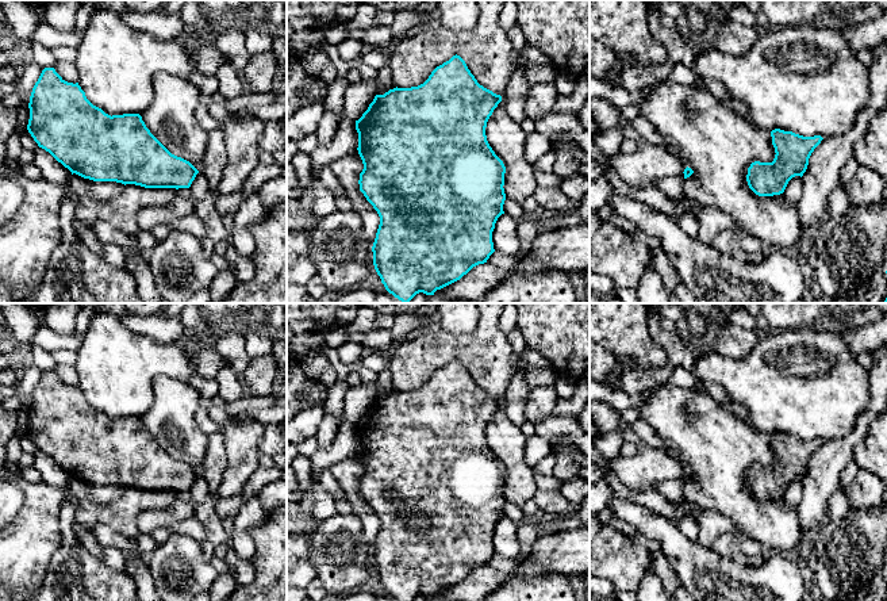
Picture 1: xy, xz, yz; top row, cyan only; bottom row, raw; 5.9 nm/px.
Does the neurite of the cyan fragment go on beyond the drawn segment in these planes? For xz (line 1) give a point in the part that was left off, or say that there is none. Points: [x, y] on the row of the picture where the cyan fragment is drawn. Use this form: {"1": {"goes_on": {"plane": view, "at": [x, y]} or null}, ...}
{"1": {"goes_on": null}}

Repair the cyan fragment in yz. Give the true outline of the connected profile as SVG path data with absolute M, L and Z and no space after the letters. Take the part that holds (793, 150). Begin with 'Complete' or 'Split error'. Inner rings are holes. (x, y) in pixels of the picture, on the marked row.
Complete. M780 129L772 130L771 137L776 153L773 161L754 161L748 168L748 185L759 196L780 195L792 177L802 177L811 153L823 139L821 135L803 137Z

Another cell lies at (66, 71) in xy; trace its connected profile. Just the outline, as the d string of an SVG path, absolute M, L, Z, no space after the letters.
M57 61L54 66L55 72L68 83L78 83L78 73L73 62Z

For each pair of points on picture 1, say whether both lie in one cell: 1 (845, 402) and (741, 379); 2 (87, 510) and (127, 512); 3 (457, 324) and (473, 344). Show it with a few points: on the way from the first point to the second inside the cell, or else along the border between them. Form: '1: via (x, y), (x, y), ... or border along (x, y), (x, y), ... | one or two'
1: via (820, 390), (803, 387), (799, 383), (767, 383) | one
2: via (96, 512), (118, 512) | one
3: border along (480, 317), (471, 332), (449, 333), (438, 326) | two

